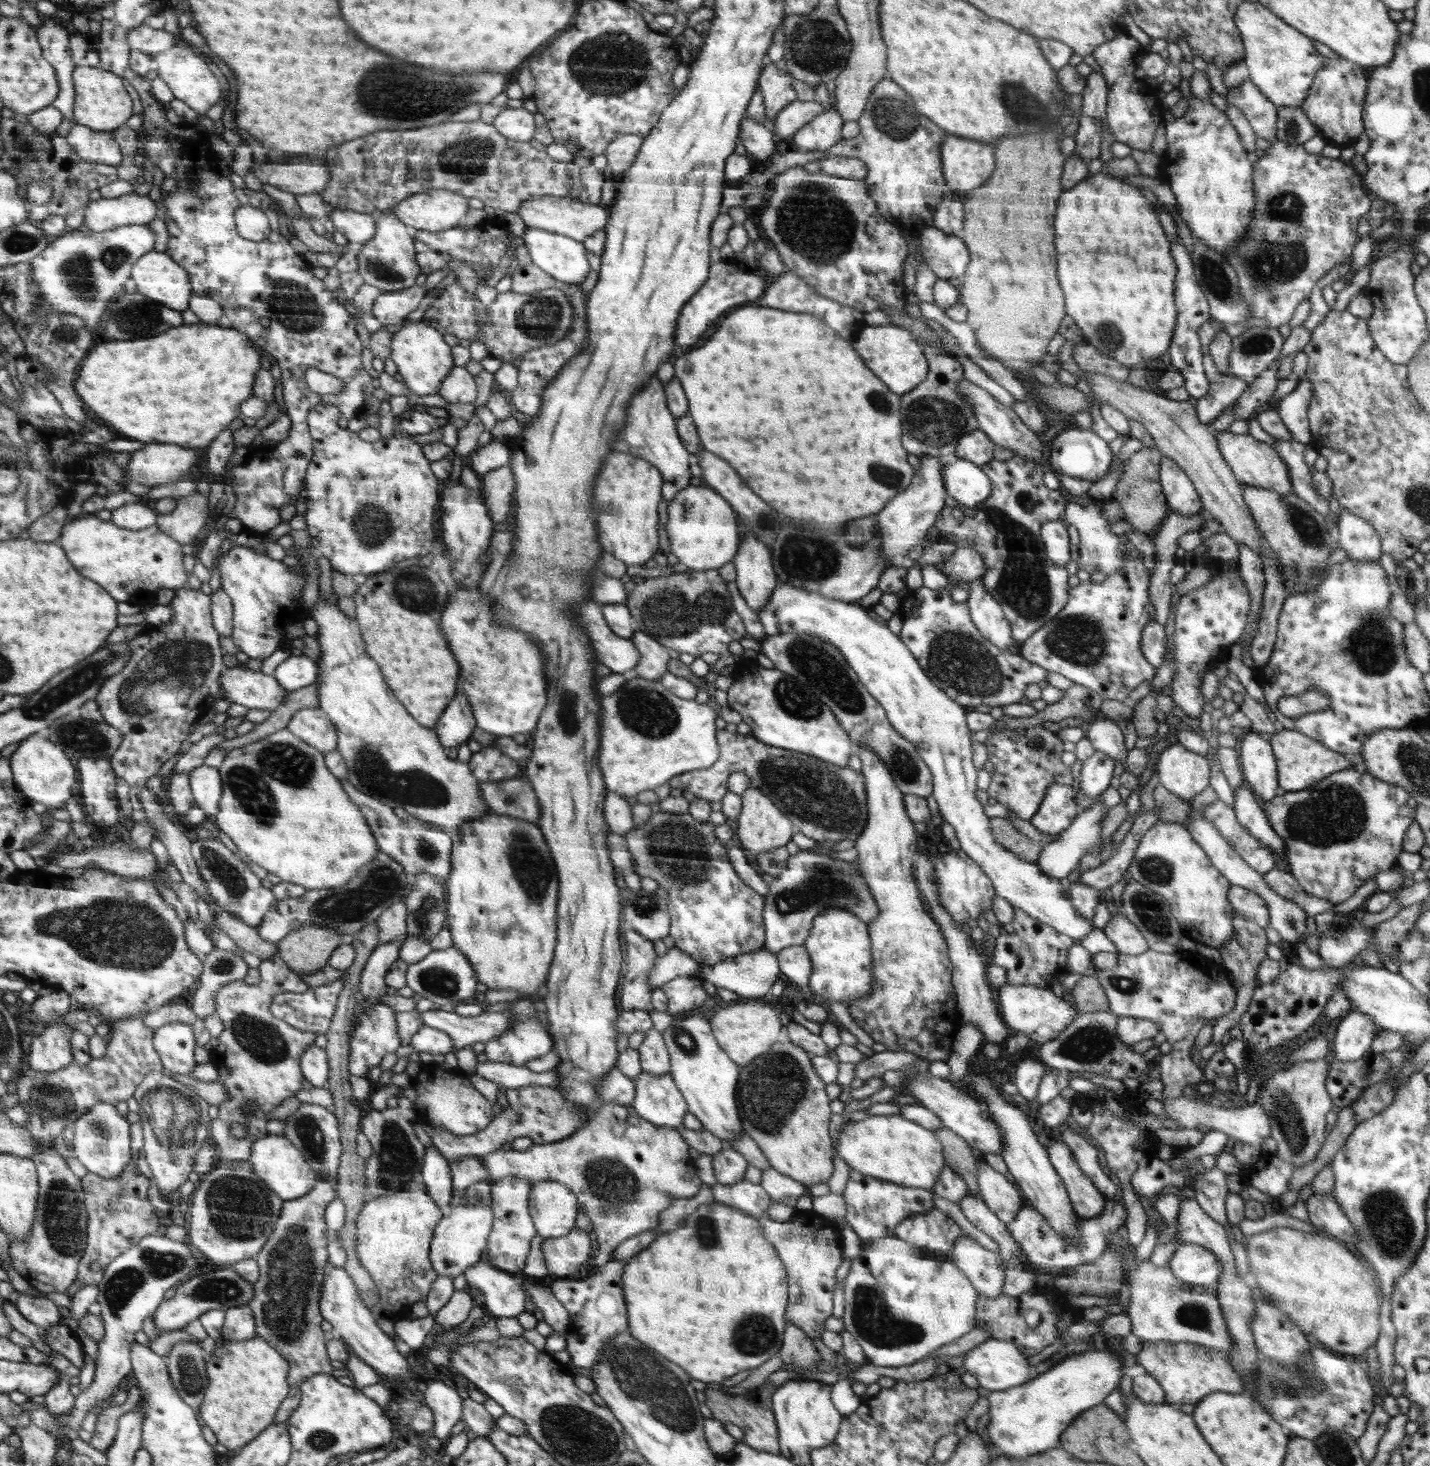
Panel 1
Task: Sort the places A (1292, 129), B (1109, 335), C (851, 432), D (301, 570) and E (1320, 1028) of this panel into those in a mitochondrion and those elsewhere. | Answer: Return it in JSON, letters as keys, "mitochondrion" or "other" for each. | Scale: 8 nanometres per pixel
{"A":"mitochondrion","B":"mitochondrion","C":"other","D":"other","E":"other"}

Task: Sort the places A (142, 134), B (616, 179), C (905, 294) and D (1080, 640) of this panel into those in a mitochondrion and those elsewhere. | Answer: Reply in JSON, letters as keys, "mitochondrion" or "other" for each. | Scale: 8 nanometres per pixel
{"A":"other","B":"other","C":"other","D":"mitochondrion"}

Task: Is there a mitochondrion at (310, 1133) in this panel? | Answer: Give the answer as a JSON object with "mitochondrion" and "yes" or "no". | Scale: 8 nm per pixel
{"mitochondrion":"yes"}

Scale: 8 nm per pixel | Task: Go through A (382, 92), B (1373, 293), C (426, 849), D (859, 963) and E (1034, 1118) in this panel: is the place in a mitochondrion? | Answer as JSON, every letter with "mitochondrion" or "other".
{"A":"mitochondrion","B":"other","C":"mitochondrion","D":"other","E":"other"}

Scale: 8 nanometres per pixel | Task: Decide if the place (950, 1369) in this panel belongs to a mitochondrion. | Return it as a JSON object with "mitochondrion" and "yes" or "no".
{"mitochondrion":"no"}

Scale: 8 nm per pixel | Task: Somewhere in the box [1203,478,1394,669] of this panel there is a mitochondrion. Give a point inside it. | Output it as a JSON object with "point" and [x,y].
{"point":[1312,535]}

